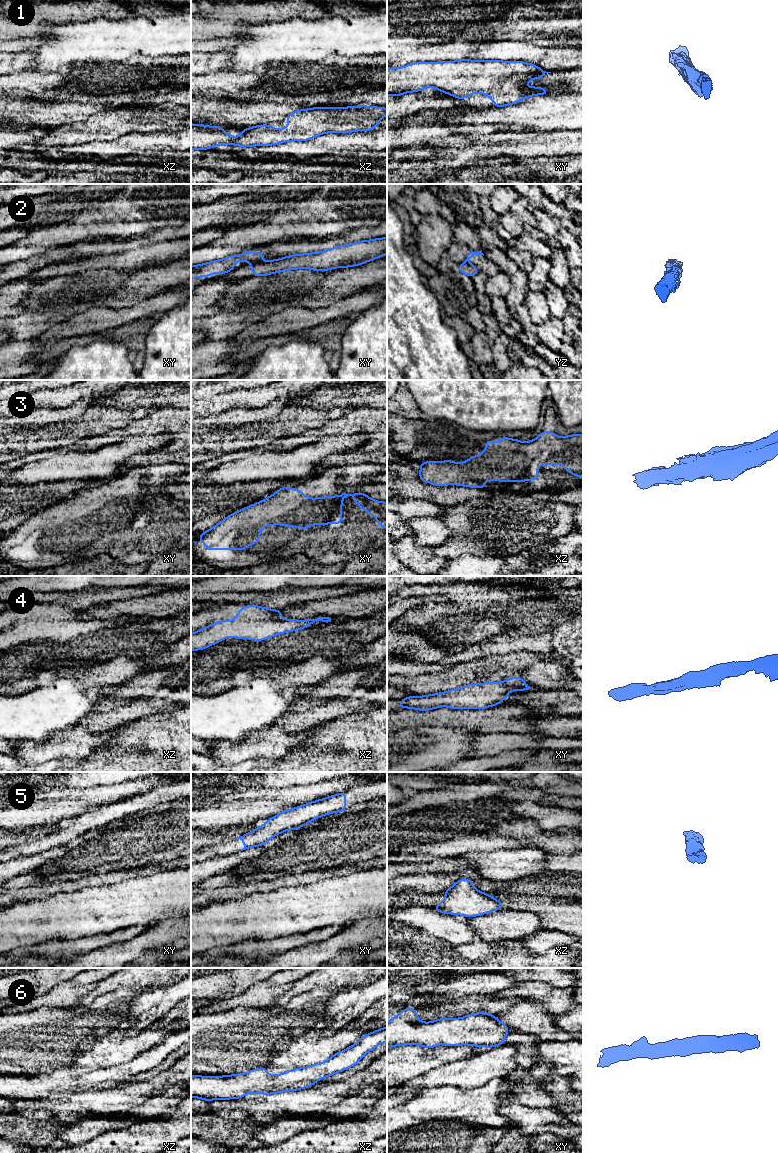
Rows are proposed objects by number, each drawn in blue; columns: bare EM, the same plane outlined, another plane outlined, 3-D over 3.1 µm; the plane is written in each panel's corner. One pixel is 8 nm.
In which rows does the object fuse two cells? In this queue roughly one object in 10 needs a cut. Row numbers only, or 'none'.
2

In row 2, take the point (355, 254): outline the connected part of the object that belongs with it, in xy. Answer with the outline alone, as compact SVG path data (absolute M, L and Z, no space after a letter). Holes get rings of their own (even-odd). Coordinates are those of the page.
M383 237L345 244L325 251L295 254L271 261L250 264L252 276L265 276L300 268L327 271L339 267L359 266L386 254L387 238Z

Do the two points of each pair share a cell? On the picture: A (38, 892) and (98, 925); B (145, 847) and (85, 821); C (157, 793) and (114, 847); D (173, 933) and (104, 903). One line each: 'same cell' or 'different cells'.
A: different cells
B: different cells
C: different cells
D: different cells

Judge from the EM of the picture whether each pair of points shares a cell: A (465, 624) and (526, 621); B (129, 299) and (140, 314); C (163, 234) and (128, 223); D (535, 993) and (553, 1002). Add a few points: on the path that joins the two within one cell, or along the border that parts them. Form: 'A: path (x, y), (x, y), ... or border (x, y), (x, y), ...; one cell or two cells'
A: path (480, 621), (511, 621); one cell
B: border (155, 295), (130, 306), (113, 310); two cells
C: border (174, 226), (155, 228), (129, 239); two cells
D: path (539, 993), (544, 993), (549, 998); one cell

